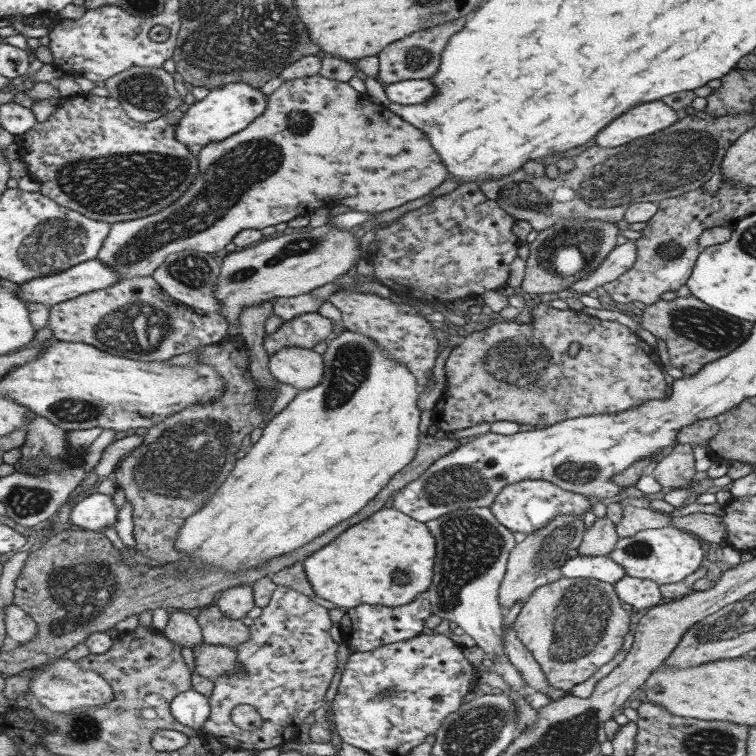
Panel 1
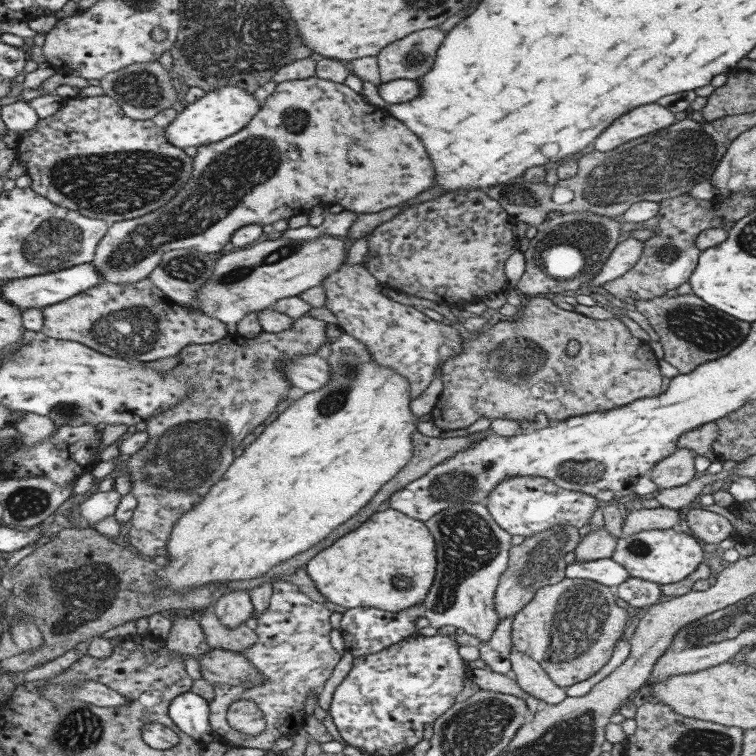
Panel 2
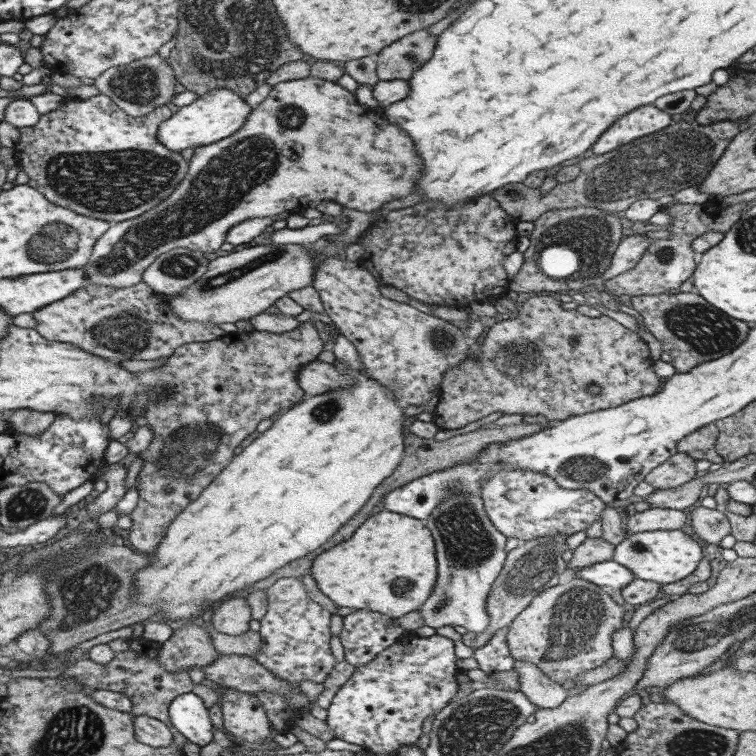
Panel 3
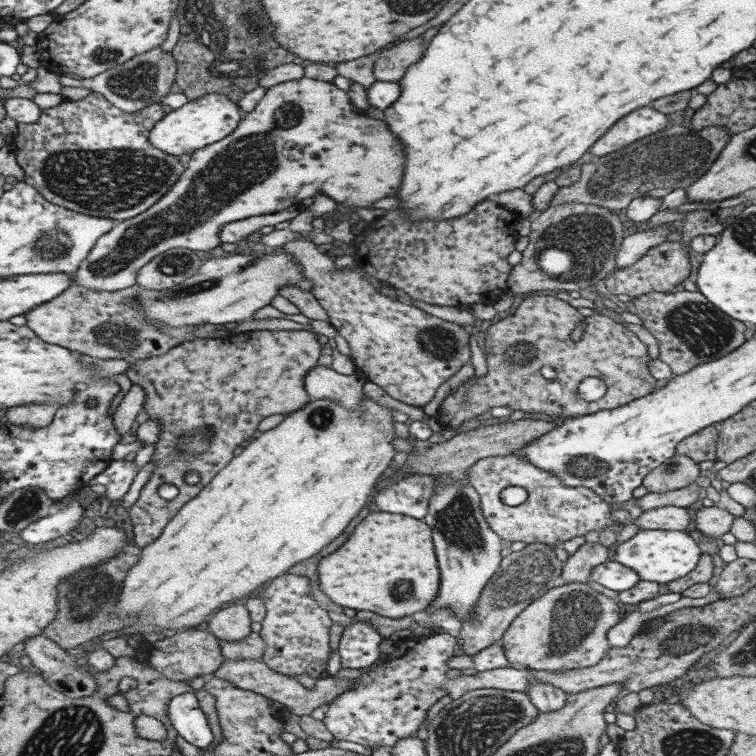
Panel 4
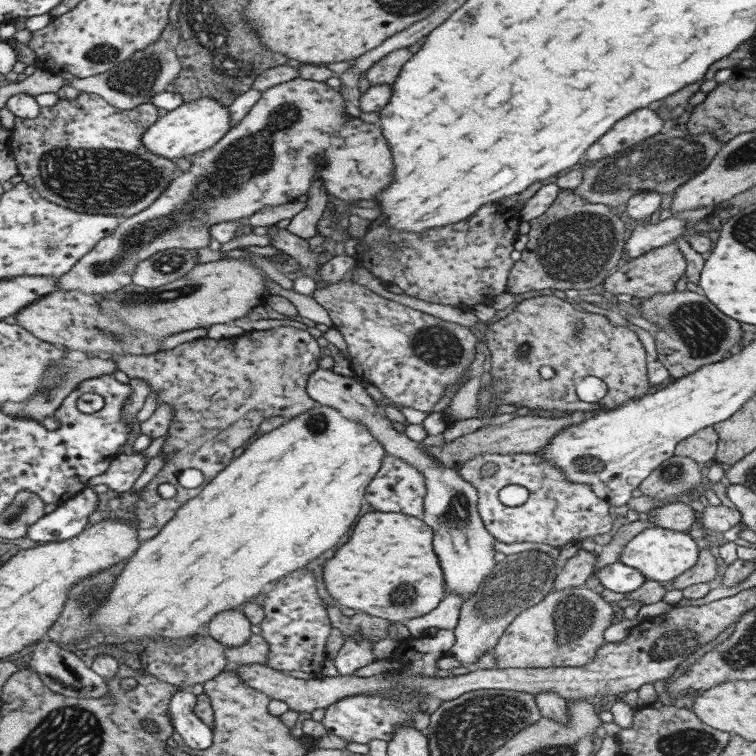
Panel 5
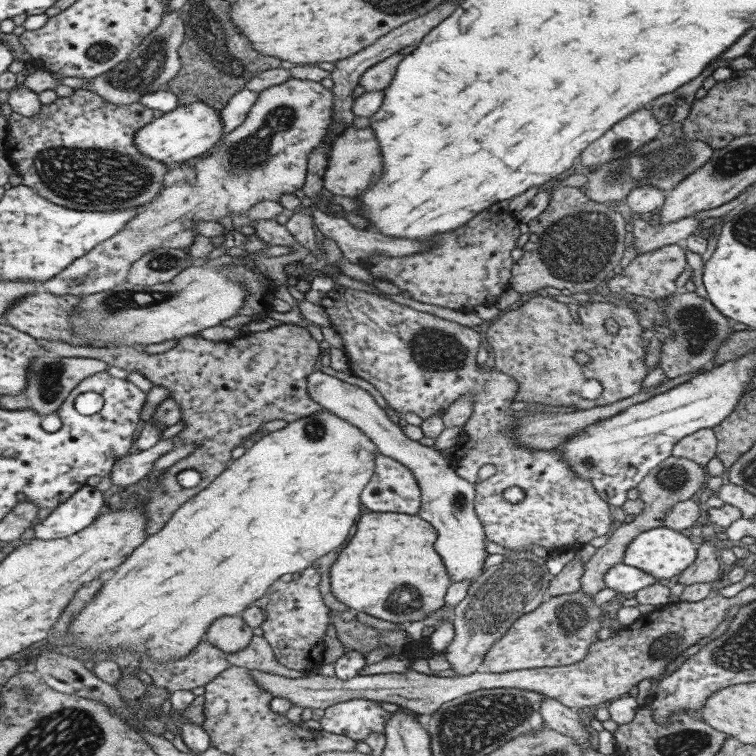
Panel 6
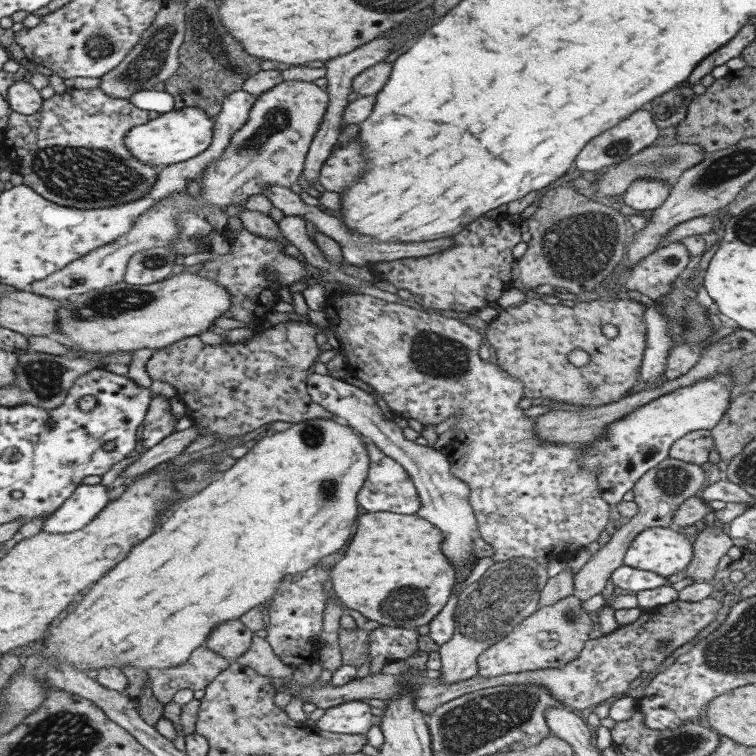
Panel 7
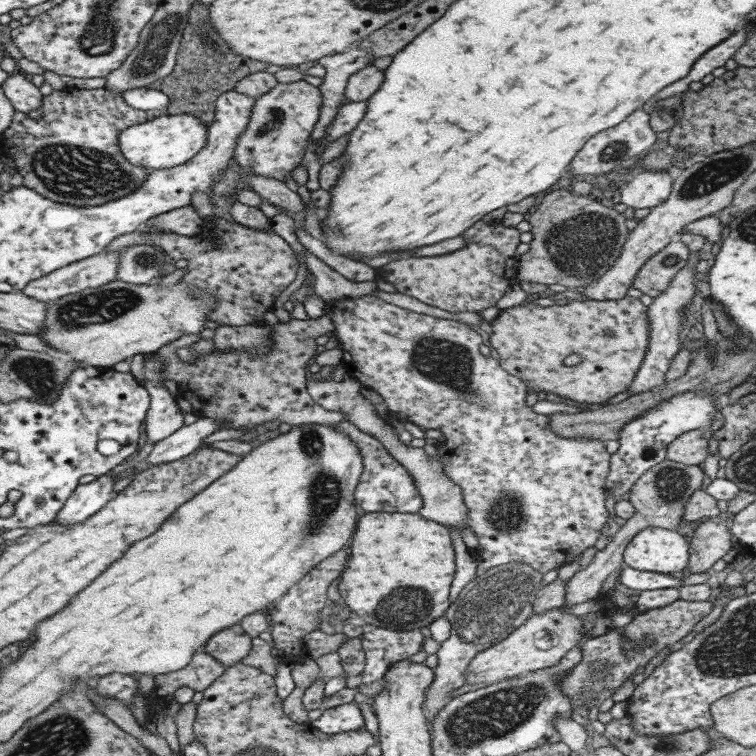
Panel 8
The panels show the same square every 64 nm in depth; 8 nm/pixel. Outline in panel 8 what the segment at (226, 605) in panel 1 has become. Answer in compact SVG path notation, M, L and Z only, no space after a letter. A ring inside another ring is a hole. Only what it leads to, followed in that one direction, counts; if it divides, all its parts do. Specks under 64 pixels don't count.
M235 623L217 631L201 648L225 668L234 666L249 653L252 638Z

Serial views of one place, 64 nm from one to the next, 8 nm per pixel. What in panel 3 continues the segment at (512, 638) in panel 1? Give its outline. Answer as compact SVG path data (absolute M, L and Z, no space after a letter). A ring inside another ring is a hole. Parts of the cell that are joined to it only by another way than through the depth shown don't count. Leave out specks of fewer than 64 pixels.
M514 661L513 666L518 679L518 692L536 708L556 708L568 697L566 688L548 679L537 666L521 661Z

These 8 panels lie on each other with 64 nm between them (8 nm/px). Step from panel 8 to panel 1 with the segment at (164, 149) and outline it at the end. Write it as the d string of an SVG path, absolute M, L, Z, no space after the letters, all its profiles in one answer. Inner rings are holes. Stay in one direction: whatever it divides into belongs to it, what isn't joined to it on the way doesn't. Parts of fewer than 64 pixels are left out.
M232 82L211 89L201 100L191 103L175 126L177 141L190 146L217 142L243 130L267 106L268 95L247 83Z

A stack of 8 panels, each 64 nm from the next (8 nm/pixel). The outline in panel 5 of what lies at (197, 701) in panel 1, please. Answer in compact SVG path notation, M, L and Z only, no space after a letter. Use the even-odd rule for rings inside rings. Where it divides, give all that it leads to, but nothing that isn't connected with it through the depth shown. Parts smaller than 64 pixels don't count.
M189 689L173 694L168 702L170 724L186 746L203 750L211 746L213 734L211 728L197 719L194 714L195 702L196 696Z

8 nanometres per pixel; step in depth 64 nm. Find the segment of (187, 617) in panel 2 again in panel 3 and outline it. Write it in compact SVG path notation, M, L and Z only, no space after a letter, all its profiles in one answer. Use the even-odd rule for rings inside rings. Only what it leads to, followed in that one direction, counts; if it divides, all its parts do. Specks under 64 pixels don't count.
M183 622L174 626L167 641L162 643L158 662L166 672L176 672L176 670L188 671L188 667L210 666L219 653L213 649L211 636L200 622Z

